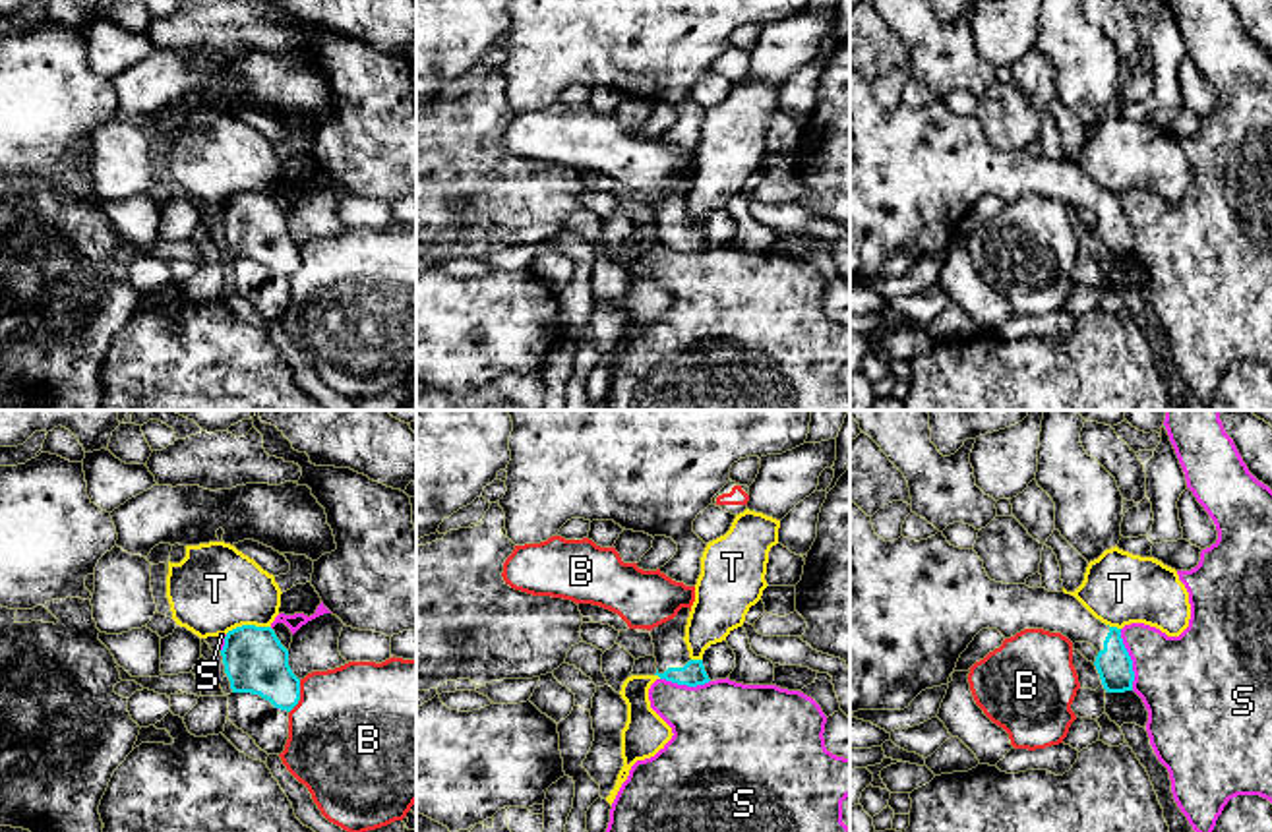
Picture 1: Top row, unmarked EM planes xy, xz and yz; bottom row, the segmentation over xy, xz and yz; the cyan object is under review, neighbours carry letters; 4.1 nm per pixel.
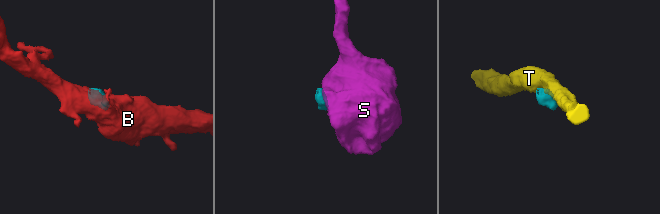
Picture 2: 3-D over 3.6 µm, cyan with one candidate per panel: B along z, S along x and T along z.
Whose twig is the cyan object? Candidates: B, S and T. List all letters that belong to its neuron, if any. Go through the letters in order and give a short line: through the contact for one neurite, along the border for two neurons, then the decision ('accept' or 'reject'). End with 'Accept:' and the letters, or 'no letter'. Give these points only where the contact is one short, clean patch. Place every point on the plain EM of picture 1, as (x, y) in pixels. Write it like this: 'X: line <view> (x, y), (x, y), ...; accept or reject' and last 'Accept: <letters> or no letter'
B: line xy (301, 246), (301, 266), (289, 279); reject
S: line yz (1120, 196), (1121, 209), (1131, 227), (1133, 256); reject
T: line xy (270, 192), (237, 192), (225, 200); reject
Accept: no letter

